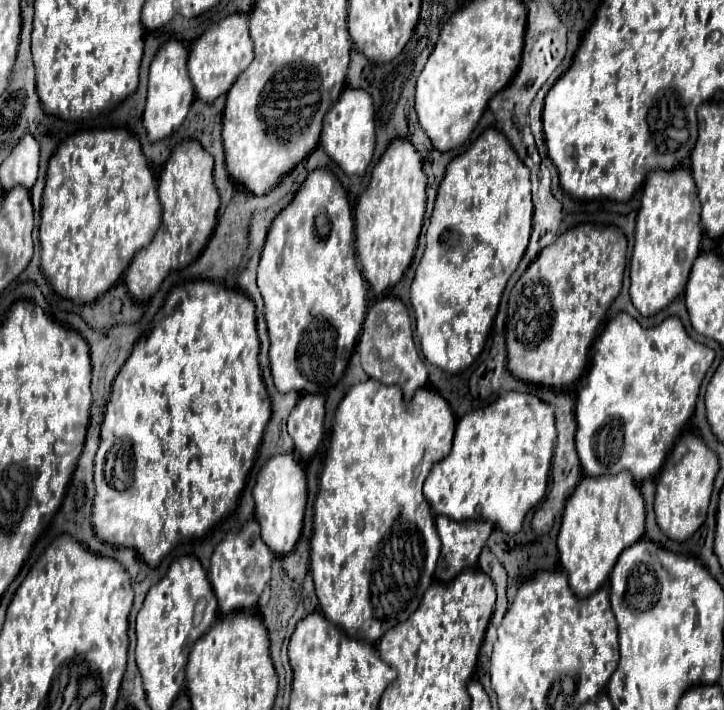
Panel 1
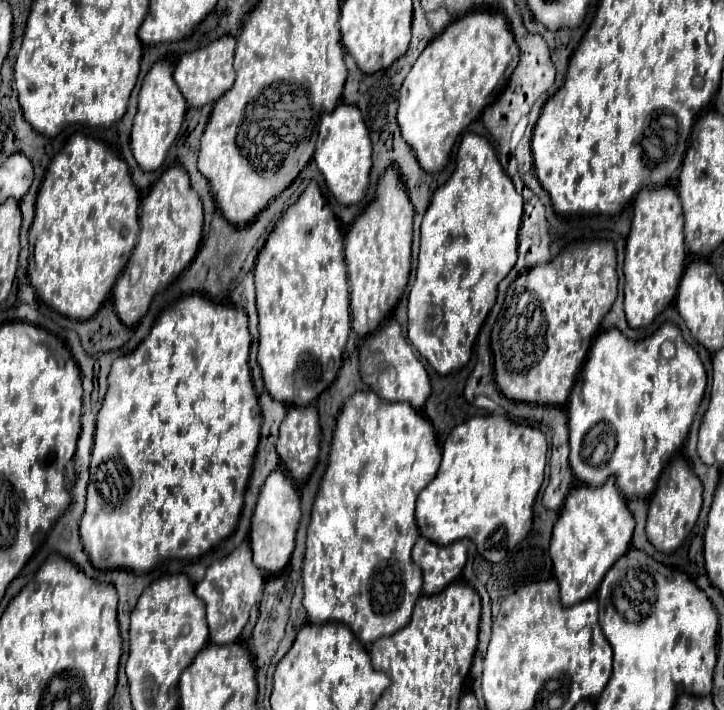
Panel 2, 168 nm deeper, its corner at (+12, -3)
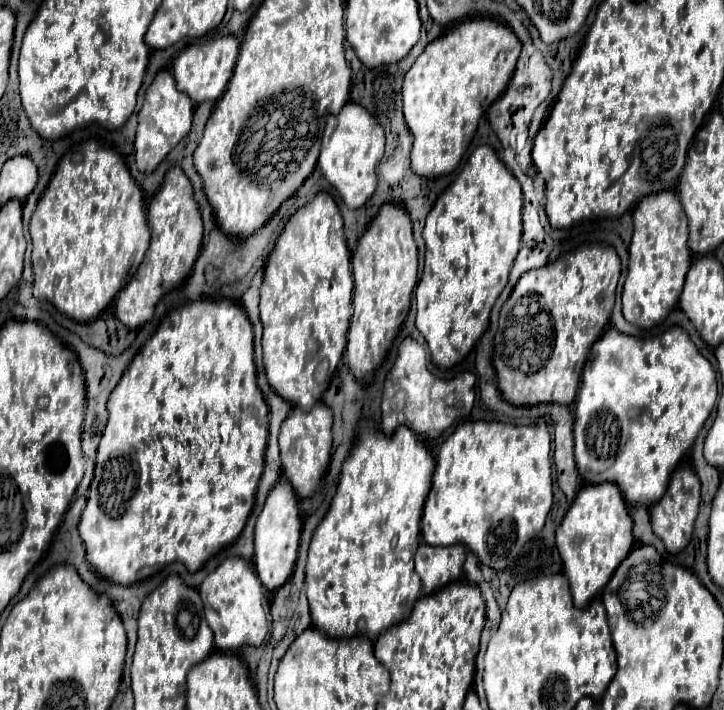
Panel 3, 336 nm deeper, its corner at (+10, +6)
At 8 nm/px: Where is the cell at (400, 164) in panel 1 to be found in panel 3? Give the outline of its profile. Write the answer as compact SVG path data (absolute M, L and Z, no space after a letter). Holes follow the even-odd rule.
M386 207L378 209L378 215L368 223L366 231L358 239L356 249L352 251L352 273L354 273L354 315L352 323L348 329L348 345L346 345L346 363L360 381L370 381L374 375L374 369L384 361L402 321L408 315L410 309L410 299L412 299L412 289L418 281L418 247L414 243L412 235L412 221L402 207Z

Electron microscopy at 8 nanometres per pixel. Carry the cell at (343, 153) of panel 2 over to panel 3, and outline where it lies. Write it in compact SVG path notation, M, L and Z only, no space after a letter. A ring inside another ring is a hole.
M348 101L338 115L326 117L318 165L322 175L328 179L330 185L336 187L336 191L350 209L362 207L376 191L378 185L376 167L382 159L382 153L384 153L384 129L358 103Z

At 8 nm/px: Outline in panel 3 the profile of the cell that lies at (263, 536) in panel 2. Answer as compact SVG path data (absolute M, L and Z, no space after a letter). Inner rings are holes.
M280 479L266 497L266 503L258 515L256 537L254 537L254 567L262 585L268 591L278 589L292 575L298 553L300 529L302 529L302 519L298 509L298 497L294 495L294 489L290 489L290 483L286 483L286 479Z

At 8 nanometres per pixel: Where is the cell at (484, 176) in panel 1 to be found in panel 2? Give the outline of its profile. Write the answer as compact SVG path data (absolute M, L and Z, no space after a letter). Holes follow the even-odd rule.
M478 134L464 136L456 156L456 172L450 182L434 192L428 212L424 214L418 272L408 296L407 339L436 372L456 372L470 360L478 330L496 302L498 284L516 264L520 222L522 196L516 192L510 176L500 166L494 148Z

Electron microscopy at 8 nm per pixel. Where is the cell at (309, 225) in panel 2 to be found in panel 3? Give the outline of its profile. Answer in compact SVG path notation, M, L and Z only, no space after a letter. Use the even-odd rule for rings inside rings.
M318 193L288 219L264 267L260 287L260 321L264 325L262 361L266 377L270 387L278 391L278 395L290 399L290 403L300 407L302 411L310 411L310 407L322 399L344 355L346 333L352 317L354 287L350 257L352 253L346 245L342 215L328 193Z

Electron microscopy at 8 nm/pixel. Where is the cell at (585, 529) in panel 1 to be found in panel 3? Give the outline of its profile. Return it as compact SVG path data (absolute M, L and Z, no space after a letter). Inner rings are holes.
M598 483L582 487L568 513L564 515L560 527L556 529L556 547L562 557L564 573L570 581L574 605L588 605L590 599L594 599L604 589L618 563L622 563L622 559L626 559L630 553L632 545L632 517L618 485Z

